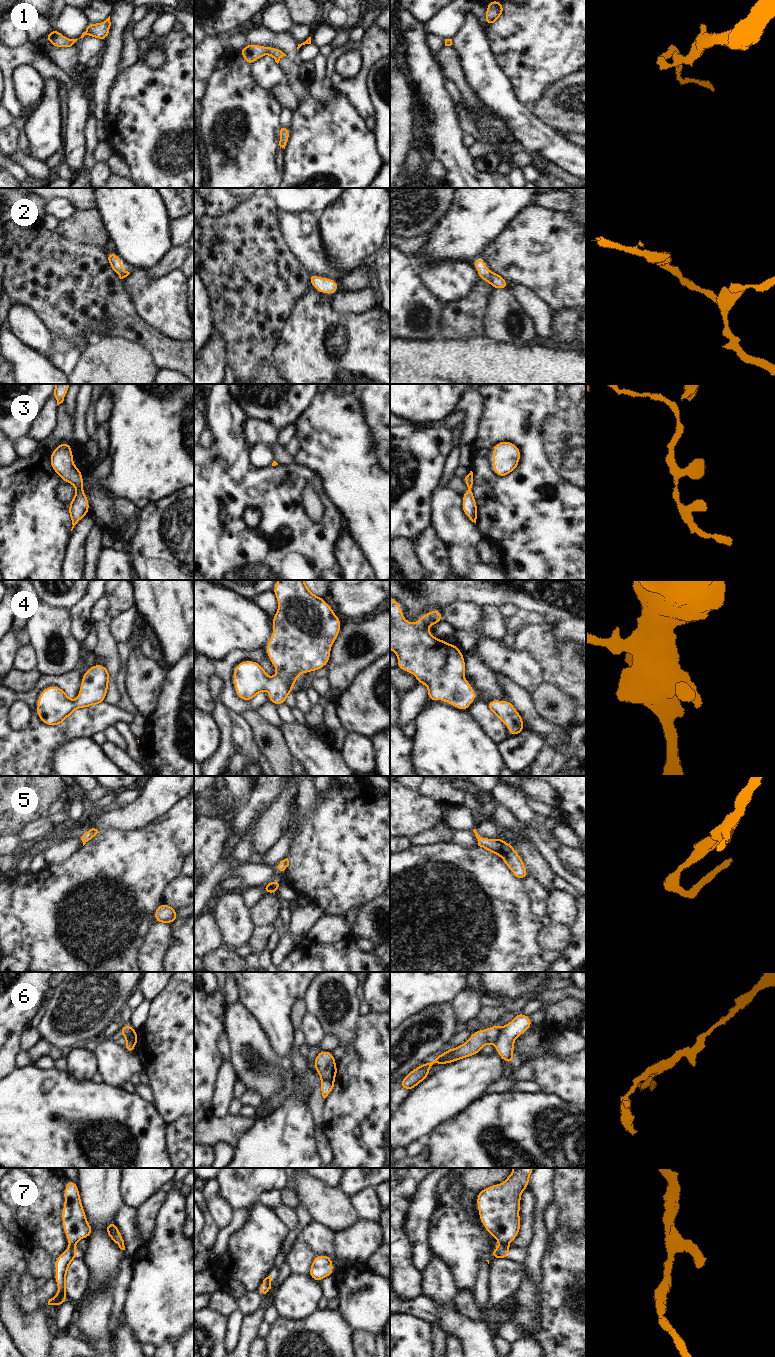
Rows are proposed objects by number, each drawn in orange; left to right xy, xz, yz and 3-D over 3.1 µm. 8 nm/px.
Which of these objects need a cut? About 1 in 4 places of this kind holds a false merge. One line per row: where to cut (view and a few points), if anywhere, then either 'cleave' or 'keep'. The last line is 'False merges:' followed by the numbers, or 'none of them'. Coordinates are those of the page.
1: no cut | keep
2: no cut | keep
3: no cut | keep
4: no cut | keep
5: no cut | keep
6: yz (501, 1028), (494, 1043) | cleave
7: no cut | keep
False merges: 6

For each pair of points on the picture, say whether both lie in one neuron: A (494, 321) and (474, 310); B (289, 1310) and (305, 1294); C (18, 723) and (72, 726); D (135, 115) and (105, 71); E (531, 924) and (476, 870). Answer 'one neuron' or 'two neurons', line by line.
A: two neurons
B: one neuron
C: two neurons
D: two neurons
E: one neuron

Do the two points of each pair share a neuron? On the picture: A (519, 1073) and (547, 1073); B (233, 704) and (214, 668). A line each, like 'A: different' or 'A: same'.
A: different
B: same

